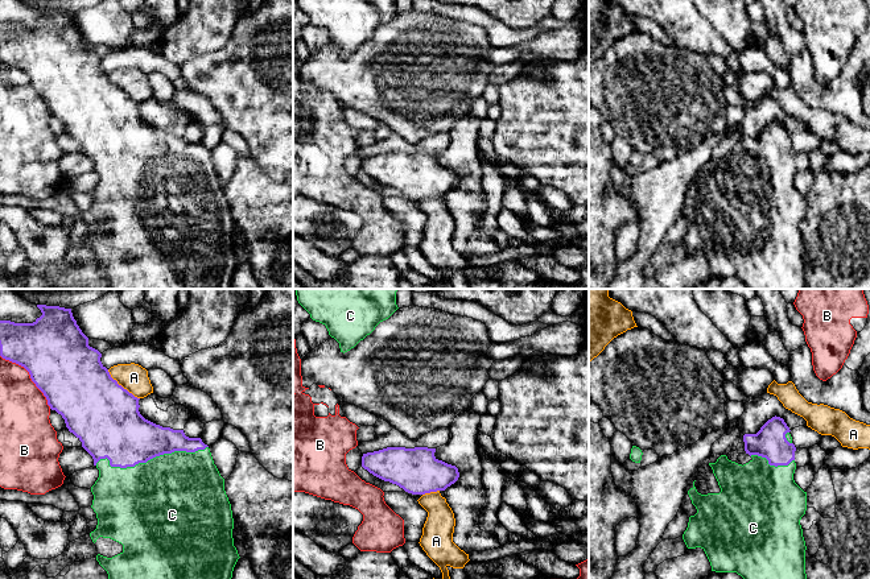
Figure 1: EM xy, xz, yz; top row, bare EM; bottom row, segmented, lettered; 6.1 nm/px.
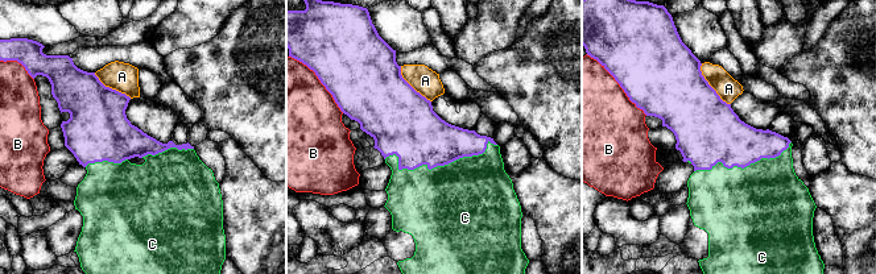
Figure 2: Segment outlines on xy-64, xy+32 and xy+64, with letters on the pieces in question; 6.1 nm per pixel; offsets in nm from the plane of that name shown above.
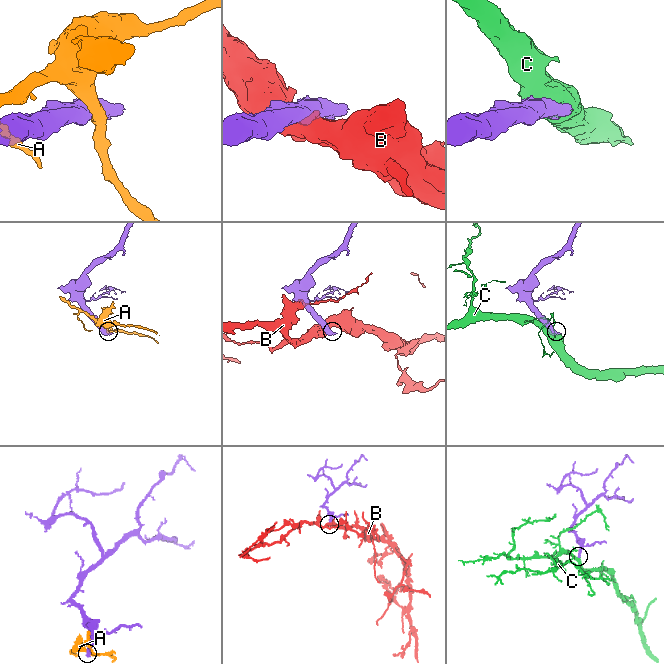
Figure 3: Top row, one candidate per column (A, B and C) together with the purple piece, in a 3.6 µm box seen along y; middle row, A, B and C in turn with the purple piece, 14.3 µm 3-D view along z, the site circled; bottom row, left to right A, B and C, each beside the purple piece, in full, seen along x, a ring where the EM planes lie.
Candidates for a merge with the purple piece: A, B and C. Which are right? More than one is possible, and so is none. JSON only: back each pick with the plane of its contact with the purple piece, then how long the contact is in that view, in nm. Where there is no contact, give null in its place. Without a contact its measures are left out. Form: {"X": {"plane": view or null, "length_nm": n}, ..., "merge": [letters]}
{"C": {"plane": "xy", "length_nm": 700}, "merge": ["C"]}

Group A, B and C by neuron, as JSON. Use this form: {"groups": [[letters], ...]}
{"groups": [["A"], ["B"], ["C"]]}

